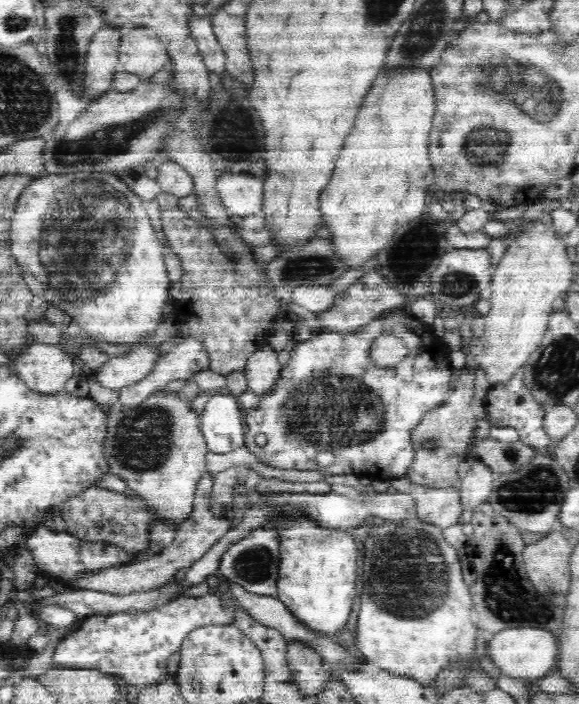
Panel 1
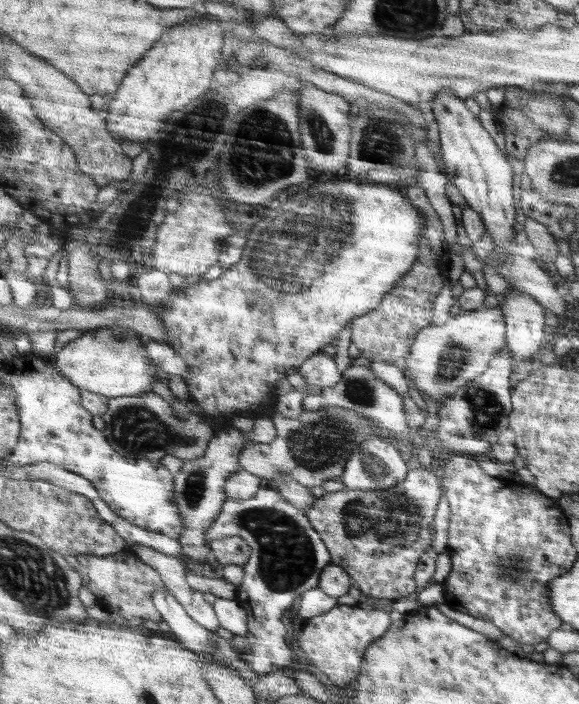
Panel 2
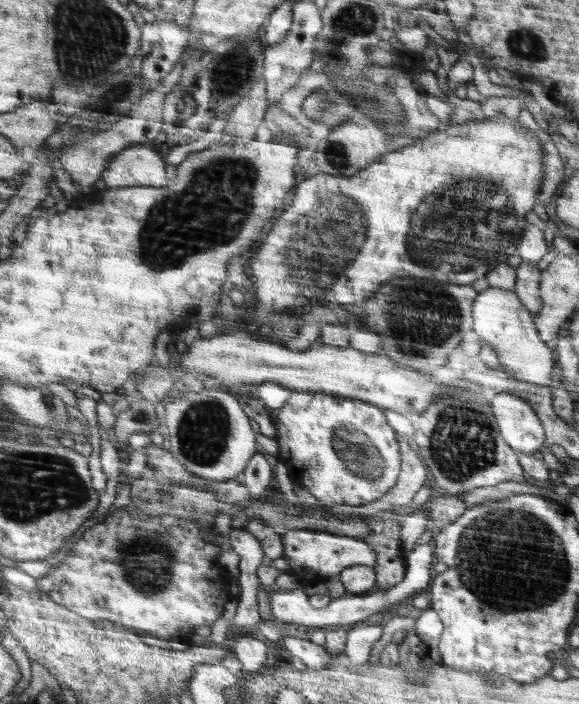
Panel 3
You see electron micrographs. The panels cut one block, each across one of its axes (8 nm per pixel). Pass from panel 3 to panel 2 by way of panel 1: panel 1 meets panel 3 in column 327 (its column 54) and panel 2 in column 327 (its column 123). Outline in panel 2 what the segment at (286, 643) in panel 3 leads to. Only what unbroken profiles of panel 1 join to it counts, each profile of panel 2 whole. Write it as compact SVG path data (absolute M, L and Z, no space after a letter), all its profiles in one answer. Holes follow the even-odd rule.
M339 605L324 614L309 618L297 630L300 648L311 664L311 671L325 682L339 687L353 687L360 674L362 660L374 641L378 641L391 626L389 614L383 610L361 605Z

